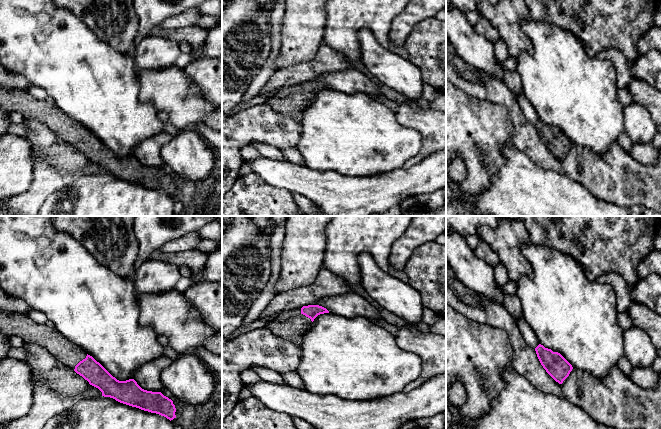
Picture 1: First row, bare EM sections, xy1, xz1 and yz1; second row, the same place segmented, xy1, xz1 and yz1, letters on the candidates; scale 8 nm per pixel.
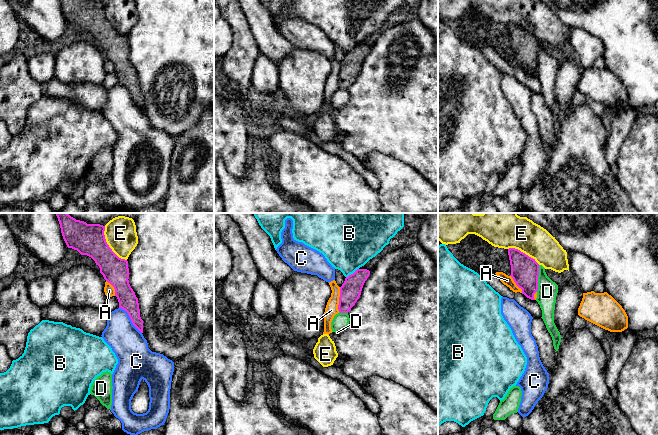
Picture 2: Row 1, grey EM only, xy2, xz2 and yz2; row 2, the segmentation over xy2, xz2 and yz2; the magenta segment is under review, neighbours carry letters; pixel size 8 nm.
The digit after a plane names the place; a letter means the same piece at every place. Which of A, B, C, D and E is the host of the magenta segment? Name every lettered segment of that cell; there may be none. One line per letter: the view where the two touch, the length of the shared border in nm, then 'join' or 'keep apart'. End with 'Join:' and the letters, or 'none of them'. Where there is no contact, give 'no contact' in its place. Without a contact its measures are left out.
A: contact in xz2; length 200 nm; keep apart
B: contact in xz2; length 130 nm; keep apart
C: contact in xy2; length 280 nm; keep apart
D: contact in yz2; length 220 nm; keep apart
E: contact in xy2; length 340 nm; keep apart
Join: none of them

